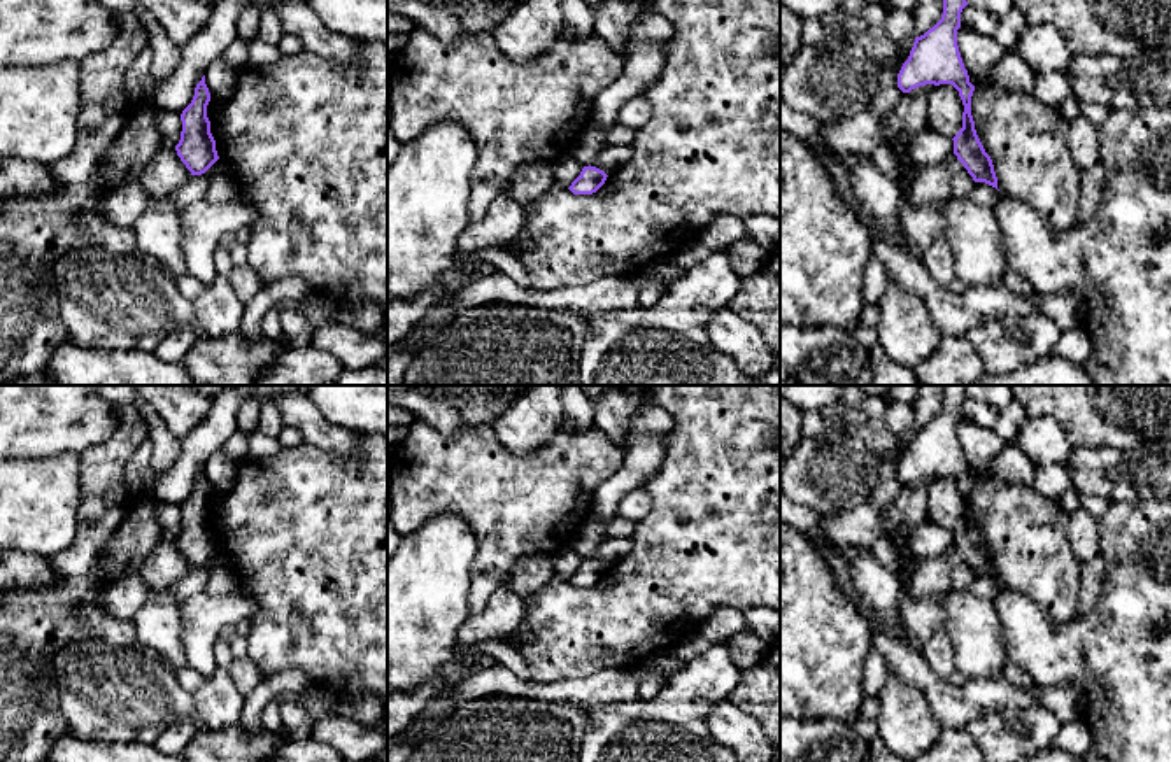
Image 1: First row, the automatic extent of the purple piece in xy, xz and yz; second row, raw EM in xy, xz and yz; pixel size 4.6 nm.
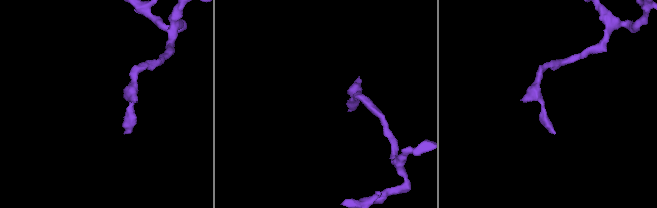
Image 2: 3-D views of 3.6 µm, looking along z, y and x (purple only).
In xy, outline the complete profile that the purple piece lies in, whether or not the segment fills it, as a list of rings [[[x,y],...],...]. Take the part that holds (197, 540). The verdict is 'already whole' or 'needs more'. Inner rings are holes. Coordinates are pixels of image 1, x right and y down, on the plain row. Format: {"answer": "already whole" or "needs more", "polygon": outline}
{"answer": "already whole", "polygon": [[[203,468],[195,480],[191,496],[181,506],[182,524],[175,538],[177,548],[191,568],[205,566],[219,552],[207,510],[209,494],[210,485]]]}

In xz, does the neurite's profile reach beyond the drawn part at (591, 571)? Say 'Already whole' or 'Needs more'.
Already whole

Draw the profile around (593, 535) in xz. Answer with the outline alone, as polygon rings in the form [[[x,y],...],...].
[[[587,519],[580,533],[577,534],[577,540],[573,543],[573,550],[584,557],[589,559],[594,555],[594,552],[605,543],[605,540],[610,536],[608,526],[610,520],[594,520]]]

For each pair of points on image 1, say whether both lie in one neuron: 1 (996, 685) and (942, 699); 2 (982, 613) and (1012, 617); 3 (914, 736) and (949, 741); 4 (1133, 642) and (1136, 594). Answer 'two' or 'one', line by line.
1: one
2: two
3: two
4: one

